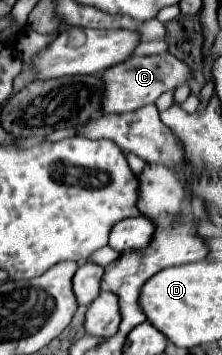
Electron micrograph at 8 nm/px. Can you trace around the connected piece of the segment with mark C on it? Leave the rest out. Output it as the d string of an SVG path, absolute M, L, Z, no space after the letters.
M170 53L150 55L150 57L128 57L128 59L124 59L124 63L118 63L116 67L110 67L110 71L104 71L100 75L100 79L104 79L102 113L136 111L144 105L154 103L164 91L176 89L178 85L186 83L188 77L190 77L188 65Z

